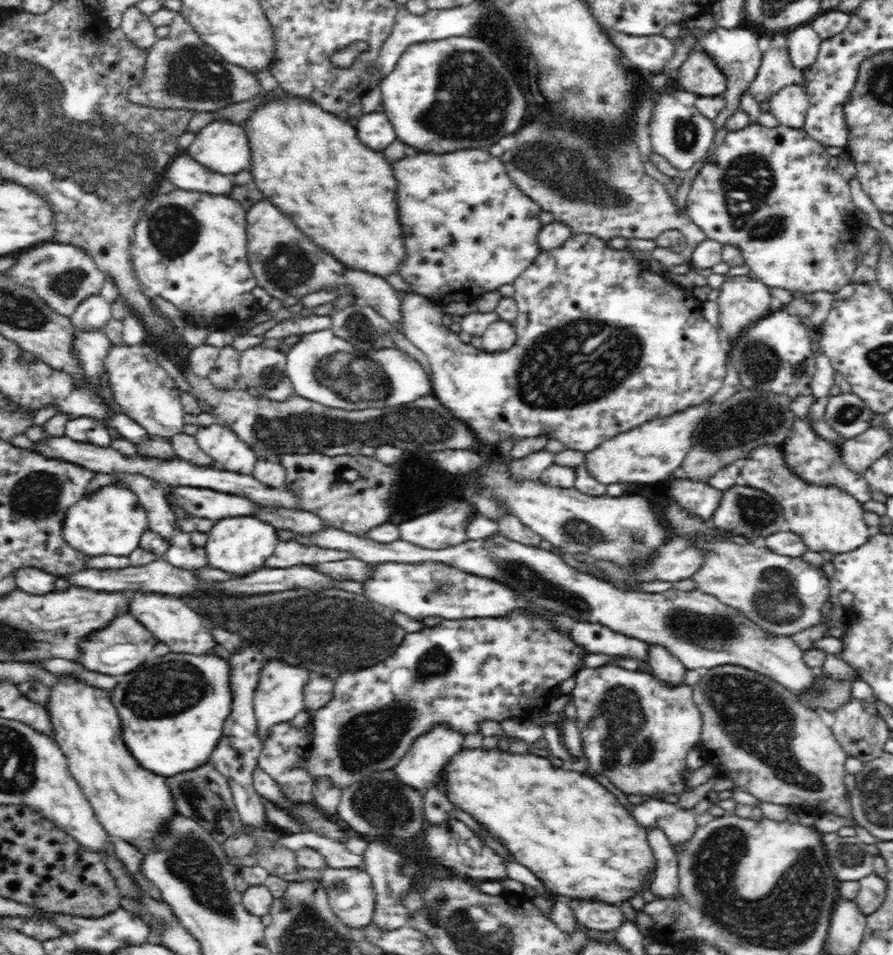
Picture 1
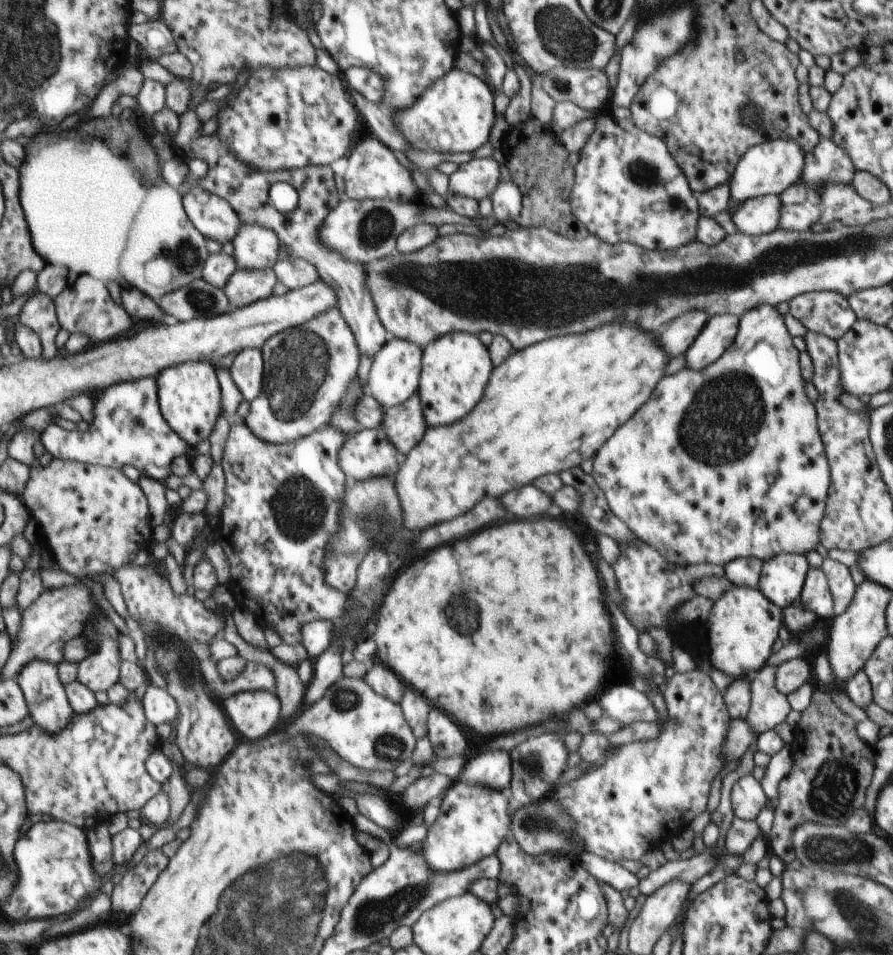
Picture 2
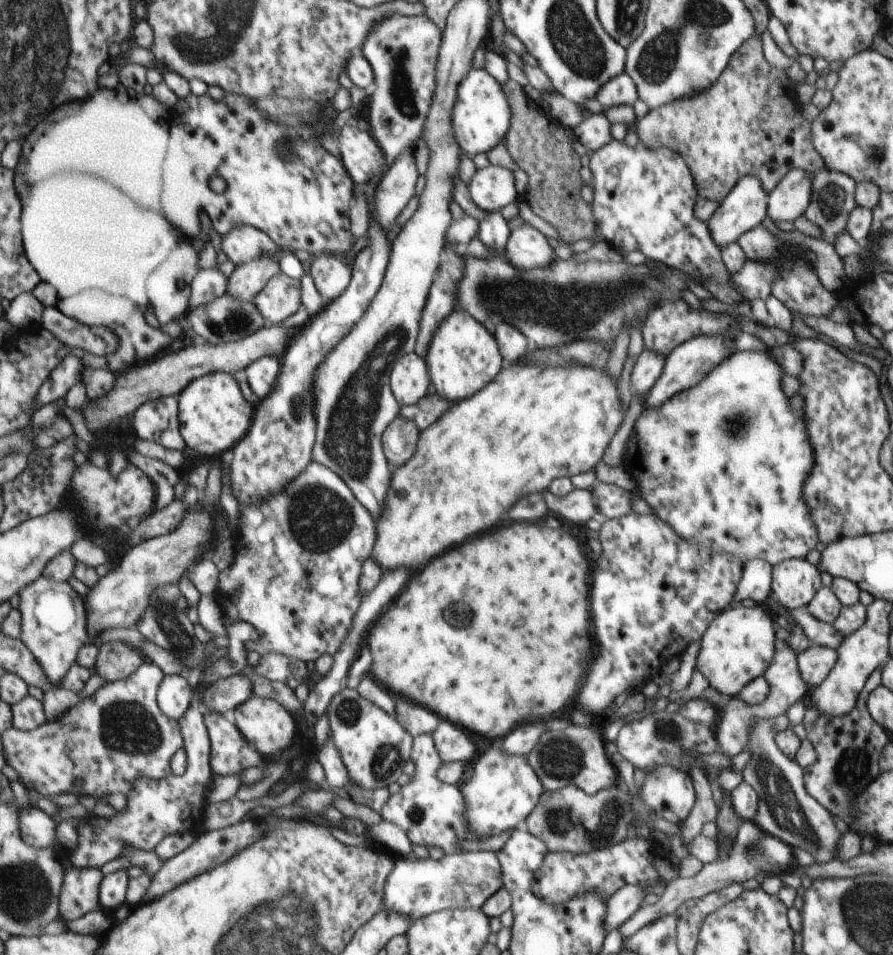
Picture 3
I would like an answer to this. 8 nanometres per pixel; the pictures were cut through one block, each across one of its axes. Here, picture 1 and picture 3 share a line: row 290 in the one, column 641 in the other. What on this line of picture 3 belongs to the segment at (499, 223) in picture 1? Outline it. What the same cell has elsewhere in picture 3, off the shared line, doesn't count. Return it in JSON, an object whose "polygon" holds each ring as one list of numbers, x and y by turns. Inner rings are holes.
{"polygon":[[760,350,736,351,728,358,724,359,703,381,691,389,675,394,670,401,666,401,662,406,644,408,636,419,631,436,626,443,626,464,622,464,631,477,637,482,636,488,640,489,643,498,651,506,657,518,667,522,684,540,694,546,700,545,711,548,722,554,735,554,745,562,749,559,762,559,772,566,788,559,806,559,807,554,816,548,819,542,819,534,815,527,812,512,806,504,802,502,802,486,804,480,814,464,812,448,808,444,808,435,804,428,804,420,798,420,788,404,786,394,780,388,780,378,782,370,778,368,778,357,774,351]]}

